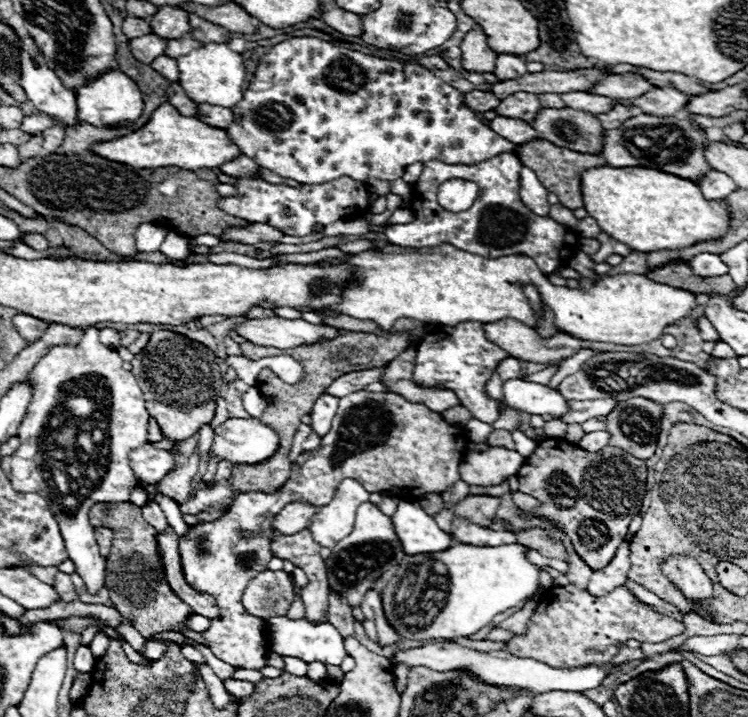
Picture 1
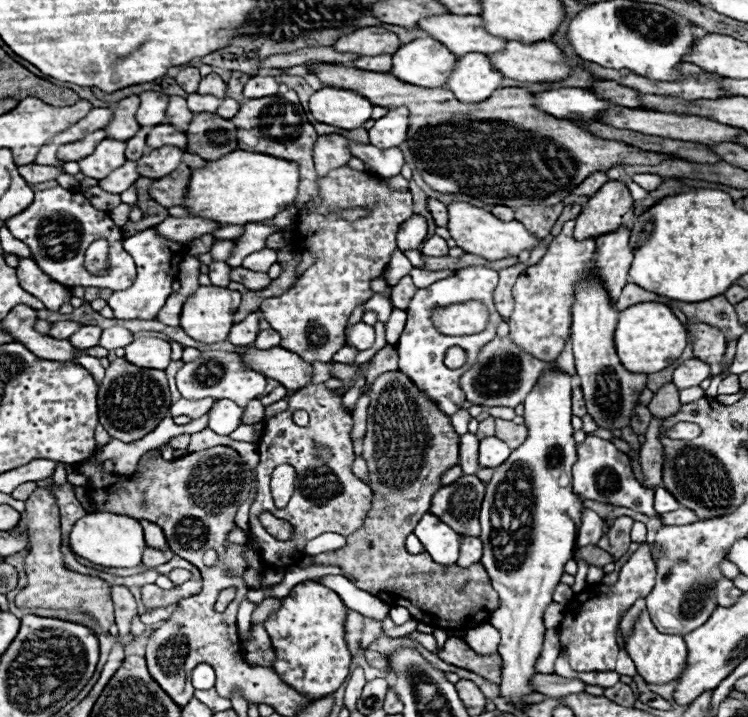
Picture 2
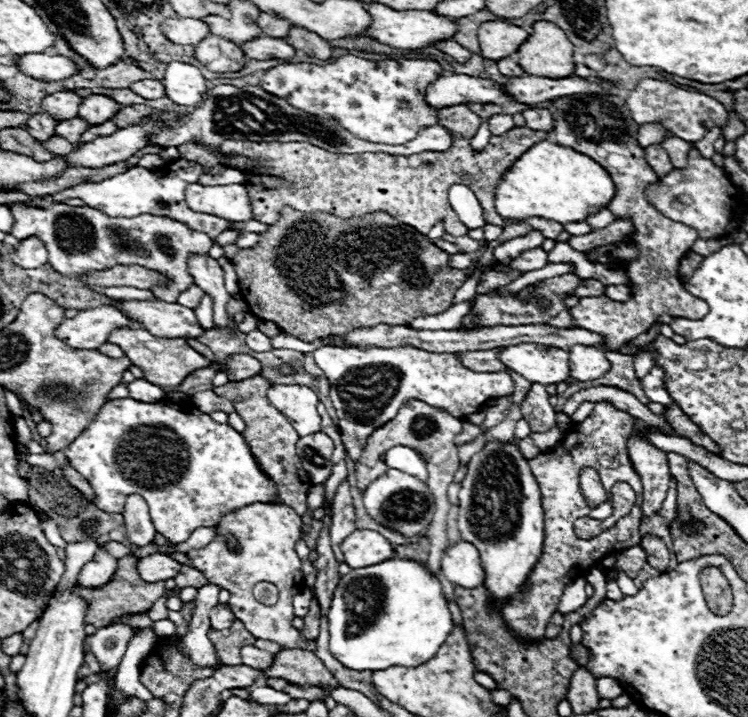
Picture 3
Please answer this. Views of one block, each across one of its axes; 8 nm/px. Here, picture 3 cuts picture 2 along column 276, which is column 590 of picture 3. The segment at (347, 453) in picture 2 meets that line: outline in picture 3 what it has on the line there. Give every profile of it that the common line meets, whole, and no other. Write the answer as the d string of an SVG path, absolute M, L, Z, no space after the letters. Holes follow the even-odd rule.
M598 402L594 412L582 420L574 422L564 438L558 442L558 446L550 448L548 452L528 460L530 470L534 478L538 480L538 486L542 490L542 504L544 504L544 548L540 560L534 564L534 570L530 572L528 580L516 592L508 604L504 606L504 620L506 624L524 640L542 640L546 624L550 616L556 612L556 606L560 602L560 596L564 594L564 586L576 578L582 578L592 566L598 566L600 560L608 554L616 554L624 548L632 548L640 544L640 518L642 518L642 482L640 476L636 474L626 442L630 434L636 428L636 418L628 412L622 412L614 408L610 402ZM600 458L612 458L612 466L602 466ZM592 466L600 474L600 482L606 490L614 486L614 482L628 482L632 490L636 492L636 504L630 514L620 518L614 526L604 530L600 536L592 540L580 540L574 534L574 520L582 516L590 516L596 520L604 520L612 514L612 502L602 502L598 508L588 508L580 484L578 484L578 474L580 468Z

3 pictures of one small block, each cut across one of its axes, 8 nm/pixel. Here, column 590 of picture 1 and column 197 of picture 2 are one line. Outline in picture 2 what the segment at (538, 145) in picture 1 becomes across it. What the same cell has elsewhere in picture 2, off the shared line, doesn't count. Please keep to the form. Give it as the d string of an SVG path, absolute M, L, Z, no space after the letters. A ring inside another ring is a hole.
M186 152L182 156L180 166L176 168L176 172L172 172L170 176L164 176L160 180L156 180L150 186L150 198L156 200L162 206L180 206L188 188L188 180L190 180L190 172L196 168L206 166L206 160L202 160L198 154L190 154Z

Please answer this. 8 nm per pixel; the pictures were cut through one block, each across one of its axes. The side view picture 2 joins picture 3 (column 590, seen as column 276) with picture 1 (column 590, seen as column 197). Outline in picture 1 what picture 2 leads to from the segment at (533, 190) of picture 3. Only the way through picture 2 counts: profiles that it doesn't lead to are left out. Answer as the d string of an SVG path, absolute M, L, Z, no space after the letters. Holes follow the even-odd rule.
M592 168L582 174L582 196L588 216L618 242L636 252L678 250L700 240L718 240L730 228L724 200L704 200L698 184L654 168Z

